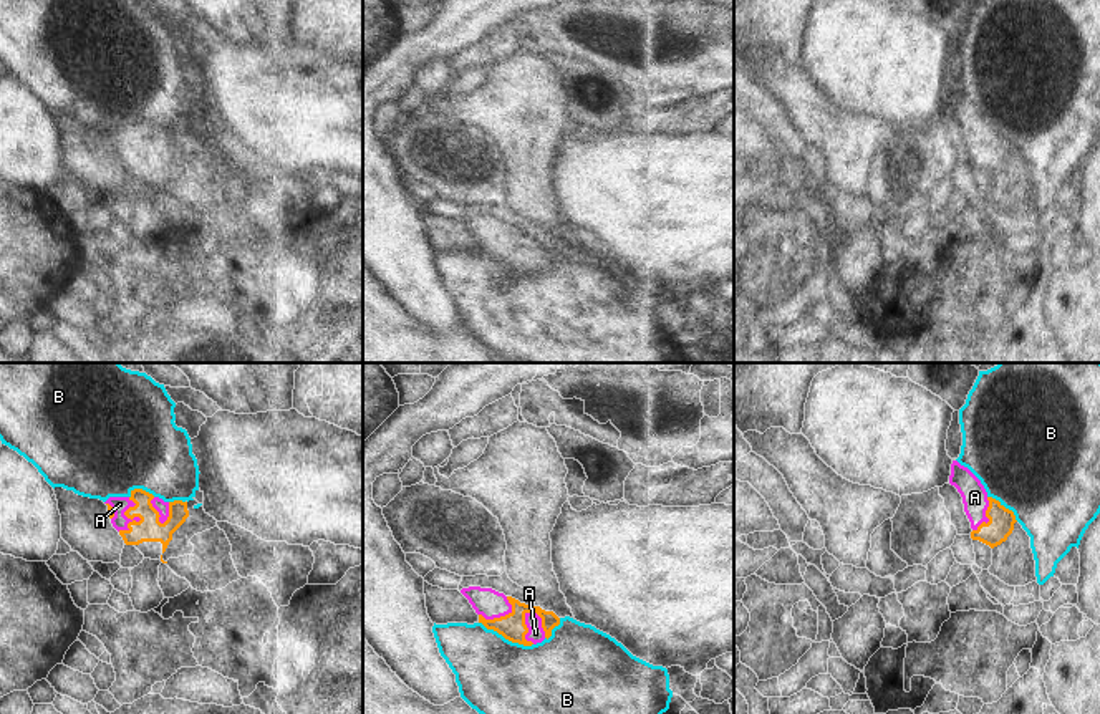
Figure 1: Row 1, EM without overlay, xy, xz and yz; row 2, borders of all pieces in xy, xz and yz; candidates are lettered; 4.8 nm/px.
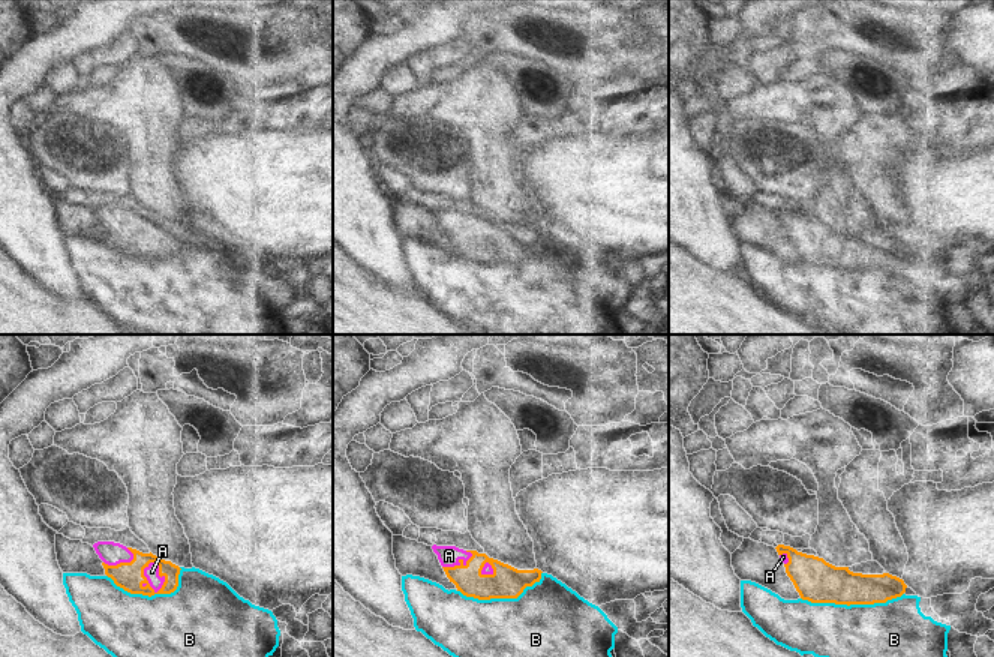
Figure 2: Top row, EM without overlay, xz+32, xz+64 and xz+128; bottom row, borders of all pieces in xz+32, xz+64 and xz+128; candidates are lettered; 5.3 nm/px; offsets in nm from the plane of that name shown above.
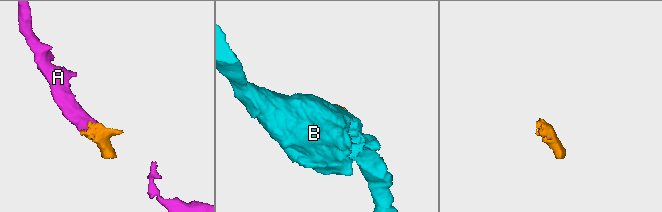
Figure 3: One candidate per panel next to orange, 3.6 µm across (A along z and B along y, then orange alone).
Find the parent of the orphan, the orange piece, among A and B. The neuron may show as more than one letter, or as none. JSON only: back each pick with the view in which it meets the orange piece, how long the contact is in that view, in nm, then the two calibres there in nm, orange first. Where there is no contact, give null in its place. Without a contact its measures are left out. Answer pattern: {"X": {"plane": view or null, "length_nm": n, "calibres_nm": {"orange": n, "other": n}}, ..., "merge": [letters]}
{"A": {"plane": "xz", "length_nm": 170, "calibres_nm": {"orange": 130, "other": 80}}, "merge": ["A"]}

